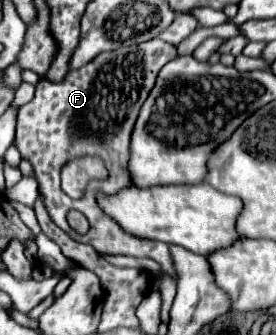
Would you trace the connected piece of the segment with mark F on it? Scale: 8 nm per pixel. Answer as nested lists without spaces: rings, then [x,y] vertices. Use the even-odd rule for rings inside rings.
[[[152,38],[138,46],[124,46],[118,50],[98,54],[98,58],[92,58],[82,68],[70,70],[62,84],[40,80],[36,84],[36,96],[18,110],[18,118],[16,118],[16,146],[22,158],[30,160],[36,172],[40,192],[44,194],[44,204],[54,224],[60,226],[72,240],[90,244],[100,254],[110,254],[110,256],[124,254],[124,256],[136,256],[136,258],[150,258],[158,262],[162,266],[162,272],[170,274],[174,280],[176,280],[176,274],[174,274],[174,262],[172,262],[168,244],[122,234],[122,228],[116,222],[110,222],[106,214],[102,214],[100,206],[96,204],[96,196],[70,200],[70,196],[66,196],[60,188],[60,170],[68,160],[76,156],[86,156],[86,154],[100,156],[106,162],[106,168],[110,172],[110,176],[104,180],[104,192],[116,194],[118,190],[130,186],[132,182],[126,170],[130,130],[134,128],[138,110],[146,100],[146,94],[150,94],[156,82],[158,70],[166,62],[170,62],[170,58],[176,58],[176,56],[178,56],[176,46],[160,38]],[[68,210],[78,210],[88,218],[90,230],[86,234],[78,234],[68,226],[66,222]]]

